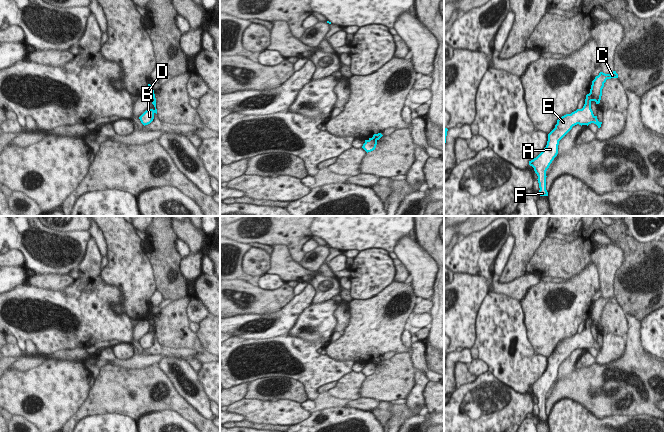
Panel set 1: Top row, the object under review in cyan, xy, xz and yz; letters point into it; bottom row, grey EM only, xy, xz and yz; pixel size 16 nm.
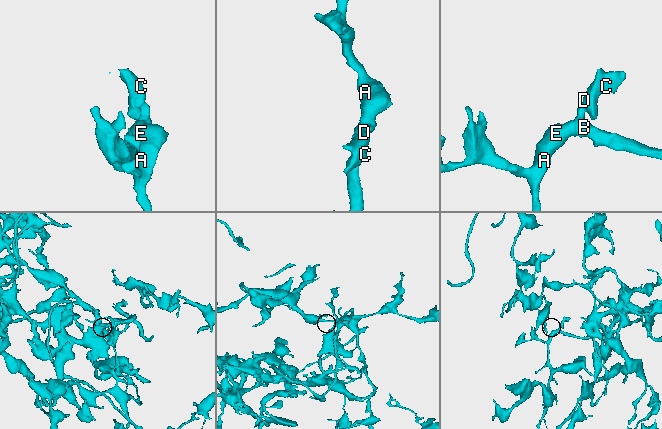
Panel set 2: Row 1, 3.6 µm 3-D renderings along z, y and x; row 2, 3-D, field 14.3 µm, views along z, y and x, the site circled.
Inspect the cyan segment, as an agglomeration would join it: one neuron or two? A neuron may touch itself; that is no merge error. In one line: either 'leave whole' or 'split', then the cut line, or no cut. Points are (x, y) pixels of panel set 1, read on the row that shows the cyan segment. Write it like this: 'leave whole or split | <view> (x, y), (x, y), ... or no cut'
split | yz (590, 92), (592, 100)

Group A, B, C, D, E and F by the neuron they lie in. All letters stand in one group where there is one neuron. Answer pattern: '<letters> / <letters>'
A B E F / C D

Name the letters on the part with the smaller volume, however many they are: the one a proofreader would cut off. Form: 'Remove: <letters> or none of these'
Remove: C, D.

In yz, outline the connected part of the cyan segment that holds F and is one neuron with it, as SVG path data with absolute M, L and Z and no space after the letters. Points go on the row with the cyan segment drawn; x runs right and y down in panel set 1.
M586 95L585 104L582 109L577 109L571 114L566 114L557 120L555 128L548 134L548 141L543 151L533 160L529 161L529 165L534 168L538 176L539 195L548 196L546 190L546 171L550 164L558 154L559 141L572 129L573 126L589 125L594 123L601 127L602 122L599 122L597 116L593 114L591 109L592 95Z

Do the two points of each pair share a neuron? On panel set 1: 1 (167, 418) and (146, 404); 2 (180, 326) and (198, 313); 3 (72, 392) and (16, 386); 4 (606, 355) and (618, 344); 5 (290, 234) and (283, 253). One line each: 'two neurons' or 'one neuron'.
1: two neurons
2: two neurons
3: one neuron
4: one neuron
5: two neurons

